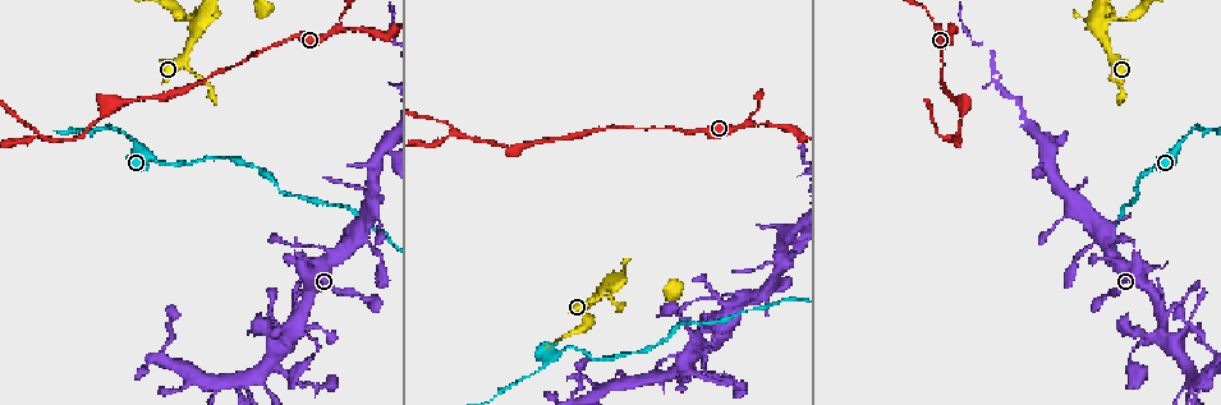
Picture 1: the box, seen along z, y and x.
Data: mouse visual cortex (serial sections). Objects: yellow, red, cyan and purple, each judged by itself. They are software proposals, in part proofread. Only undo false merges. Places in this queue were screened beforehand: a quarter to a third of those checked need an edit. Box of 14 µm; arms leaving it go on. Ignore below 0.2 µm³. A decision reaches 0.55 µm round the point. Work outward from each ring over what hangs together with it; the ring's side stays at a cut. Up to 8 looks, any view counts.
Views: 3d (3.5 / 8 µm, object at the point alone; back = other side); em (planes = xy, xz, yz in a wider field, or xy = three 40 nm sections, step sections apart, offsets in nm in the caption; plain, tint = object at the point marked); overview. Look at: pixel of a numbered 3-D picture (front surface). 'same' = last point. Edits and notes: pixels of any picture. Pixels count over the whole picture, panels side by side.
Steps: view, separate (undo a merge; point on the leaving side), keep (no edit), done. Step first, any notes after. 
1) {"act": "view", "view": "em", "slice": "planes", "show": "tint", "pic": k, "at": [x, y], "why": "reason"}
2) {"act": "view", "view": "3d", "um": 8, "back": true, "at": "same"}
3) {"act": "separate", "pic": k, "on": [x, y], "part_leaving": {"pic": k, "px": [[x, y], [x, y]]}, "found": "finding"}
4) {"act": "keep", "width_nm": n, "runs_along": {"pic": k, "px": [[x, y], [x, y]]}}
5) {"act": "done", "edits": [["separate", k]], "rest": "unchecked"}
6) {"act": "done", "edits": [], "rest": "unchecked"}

{"act": "view", "view": "3d", "um": 3.5, "pic": 1, "at": [963, 113], "why": "sudden change in width"}

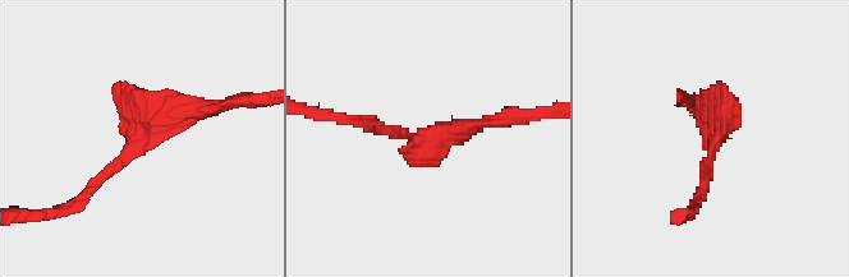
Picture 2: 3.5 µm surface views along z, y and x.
{"act": "view", "view": "em", "slice": "xy", "step": 2, "show": "tint", "pic": 2, "at": [716, 141]}

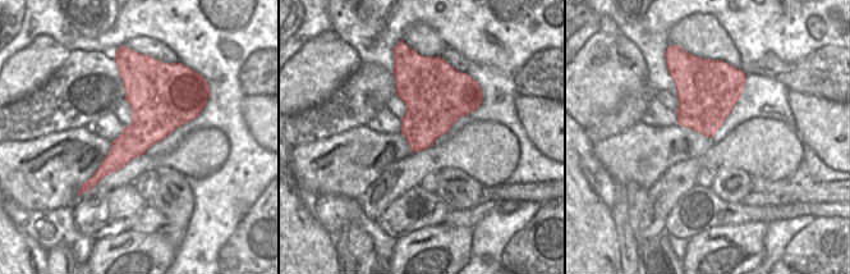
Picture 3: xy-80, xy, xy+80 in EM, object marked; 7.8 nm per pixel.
{"act": "keep", "runs_along": {"pic": 2, "px": [[207, 109], [156, 116], [77, 202]]}, "found": "continuous, no second cell"}

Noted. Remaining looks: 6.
{"act": "view", "view": "3d", "um": 3.5, "back": true, "pic": 1, "at": [1104, 36], "why": "a fork"}

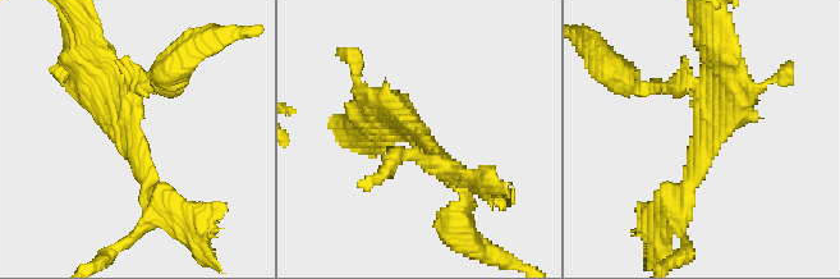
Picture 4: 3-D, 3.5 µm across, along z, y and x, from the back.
{"act": "view", "view": "em", "slice": "xy", "step": 5, "show": "tint", "pic": 4, "at": [708, 138]}

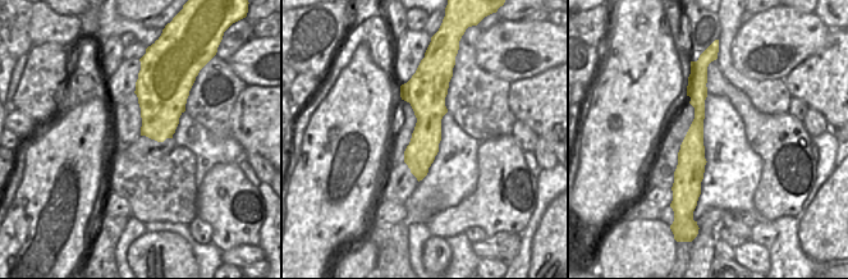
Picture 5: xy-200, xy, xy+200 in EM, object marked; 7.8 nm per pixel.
{"act": "keep", "runs_along": {"pic": 5, "px": [[700, 74], [692, 195]]}, "found": "continuous, no second cell"}

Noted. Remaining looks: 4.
{"act": "view", "view": "3d", "um": 3.5, "back": true, "pic": 1, "at": [538, 371]}

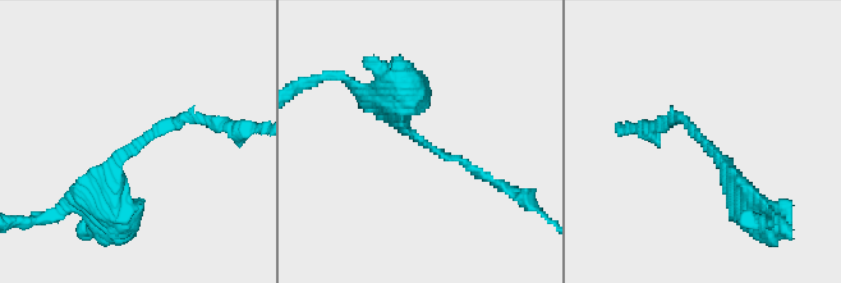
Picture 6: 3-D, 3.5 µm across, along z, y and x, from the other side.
{"act": "view", "view": "em", "slice": "xy", "step": 5, "show": "plain", "pic": 6, "at": [709, 150], "arm_widths_nm": [100, 350]}

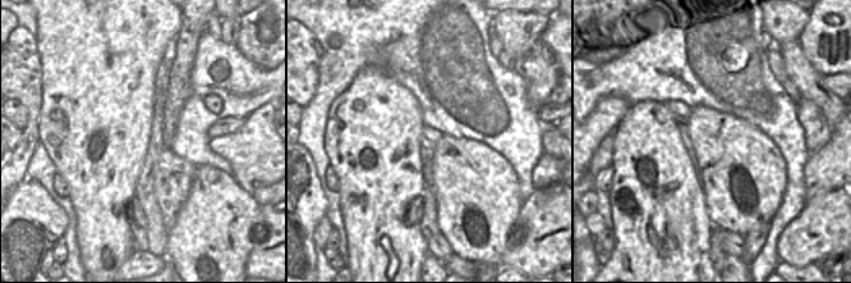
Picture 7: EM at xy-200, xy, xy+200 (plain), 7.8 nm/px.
{"act": "view", "view": "em", "slice": "xy", "step": 5, "show": "tint", "at": "same", "why": "where the object lies"}

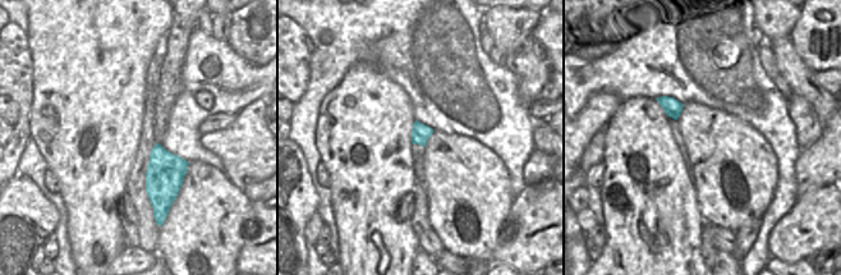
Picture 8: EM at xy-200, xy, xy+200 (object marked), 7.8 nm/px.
{"act": "keep", "width_nm": 140, "runs_along": {"pic": 6, "px": [[113, 215], [116, 164], [164, 124], [200, 121]]}, "found": "all the same cell"}

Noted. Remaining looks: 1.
{"act": "done", "edits": [], "rest": "unchecked"}

